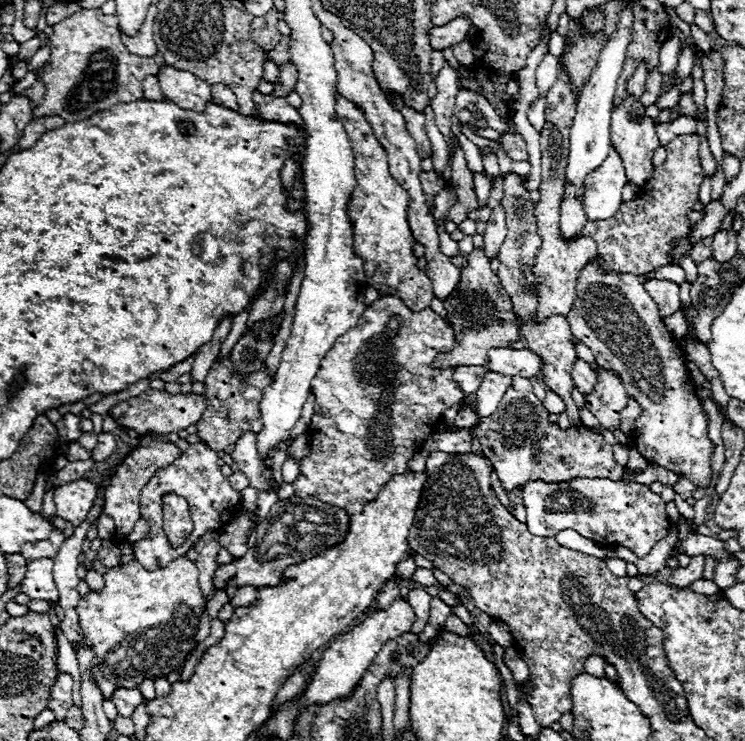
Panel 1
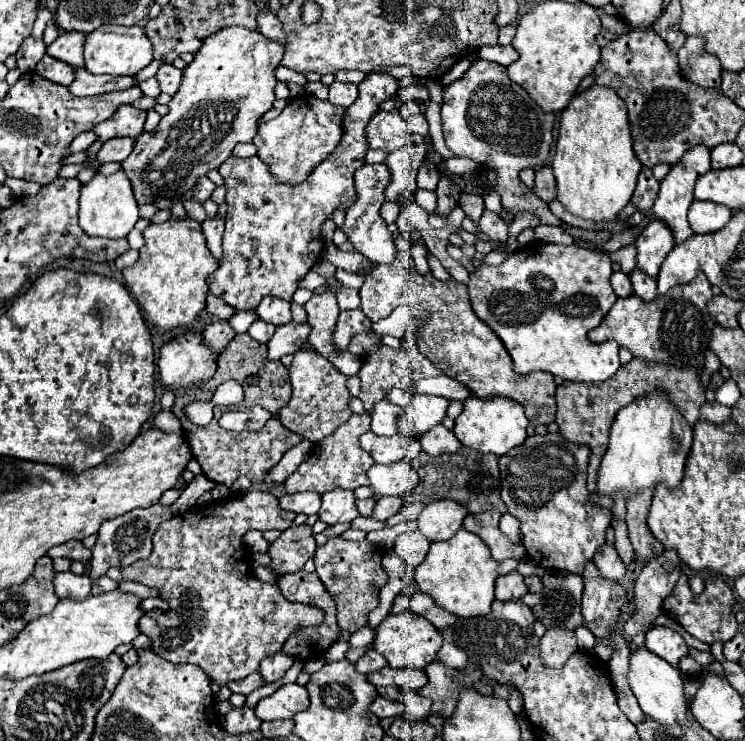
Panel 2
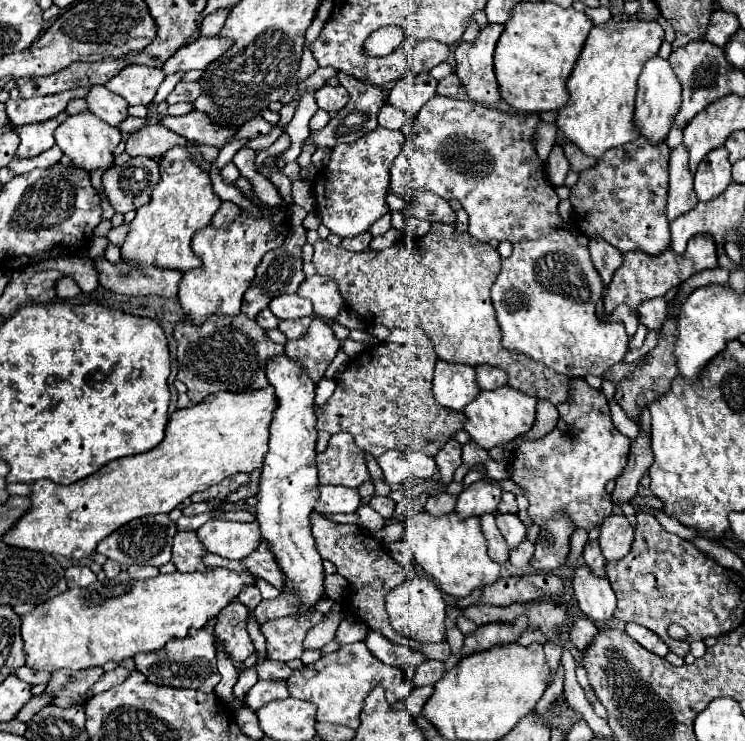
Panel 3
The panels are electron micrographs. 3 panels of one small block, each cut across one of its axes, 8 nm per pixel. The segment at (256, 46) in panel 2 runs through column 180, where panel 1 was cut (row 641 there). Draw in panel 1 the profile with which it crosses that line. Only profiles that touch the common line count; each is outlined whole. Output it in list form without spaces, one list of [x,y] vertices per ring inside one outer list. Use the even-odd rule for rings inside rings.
[[[176,558],[166,568],[148,572],[136,560],[110,568],[104,574],[104,588],[88,592],[78,600],[76,612],[80,616],[80,628],[84,632],[84,644],[94,650],[92,678],[98,684],[102,696],[110,700],[116,688],[138,688],[146,678],[158,674],[170,674],[188,652],[196,646],[194,634],[198,630],[198,618],[204,608],[204,598],[198,586],[198,568],[188,558]]]

